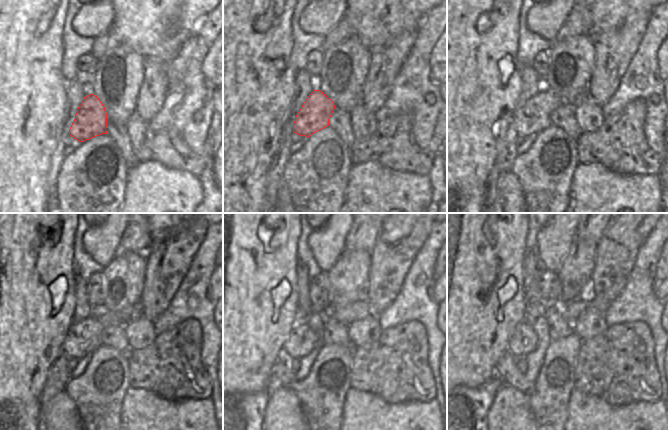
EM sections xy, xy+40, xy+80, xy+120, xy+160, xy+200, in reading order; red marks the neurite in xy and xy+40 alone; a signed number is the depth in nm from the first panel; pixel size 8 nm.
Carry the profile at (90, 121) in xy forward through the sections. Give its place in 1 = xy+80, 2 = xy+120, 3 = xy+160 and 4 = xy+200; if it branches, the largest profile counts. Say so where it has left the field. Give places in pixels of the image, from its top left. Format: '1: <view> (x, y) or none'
1: xy+80 (534, 116)
2: xy+120 (83, 337)
3: xy+160 (302, 339)
4: xy+200 (523, 341)

